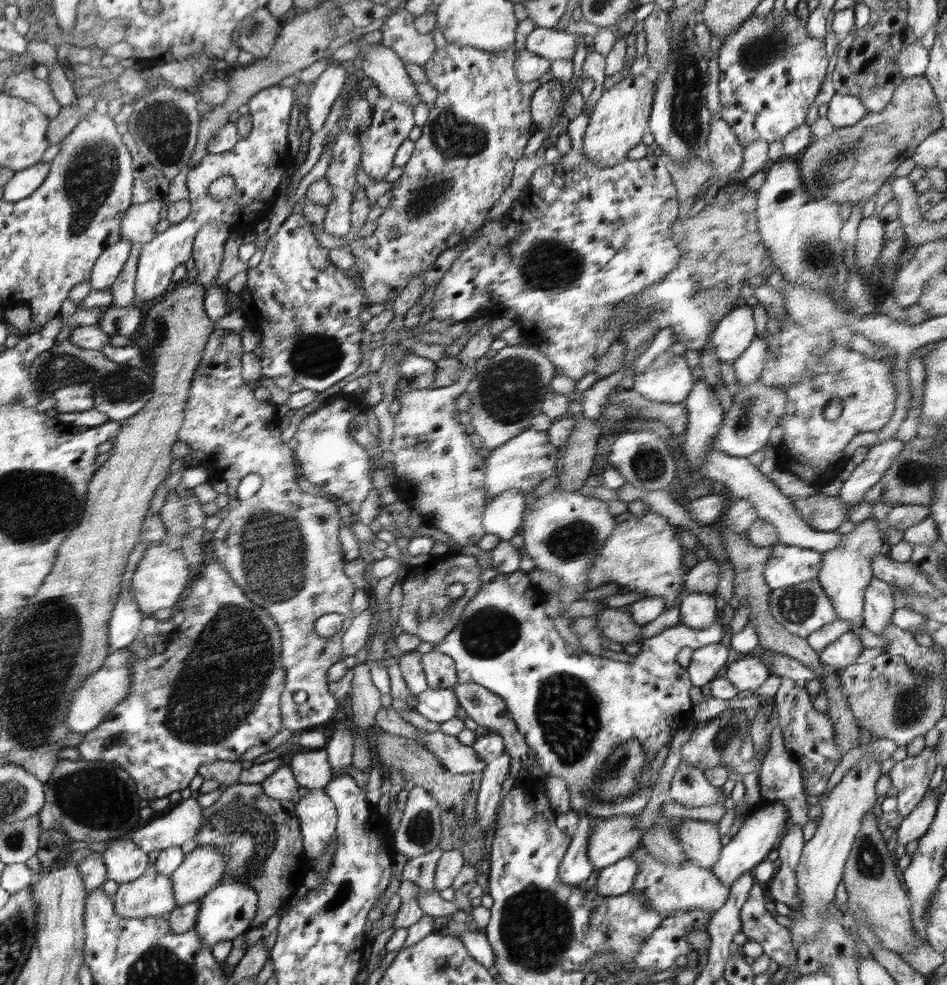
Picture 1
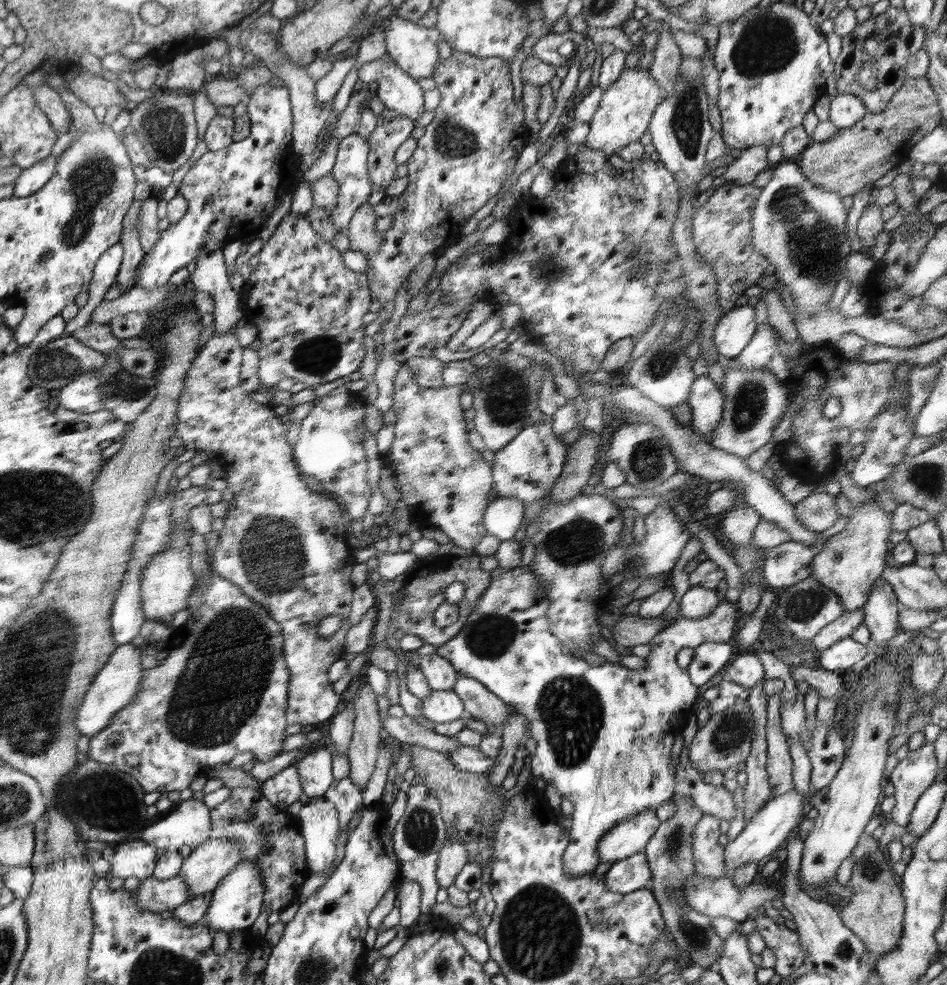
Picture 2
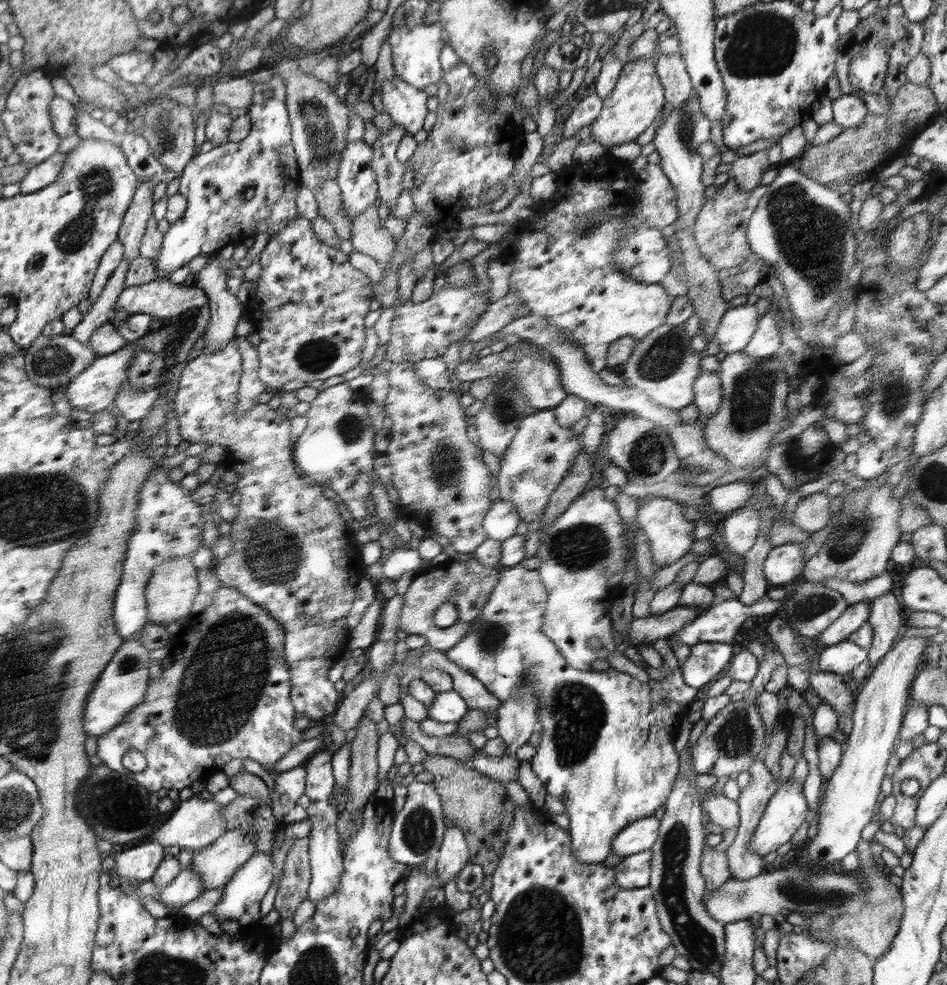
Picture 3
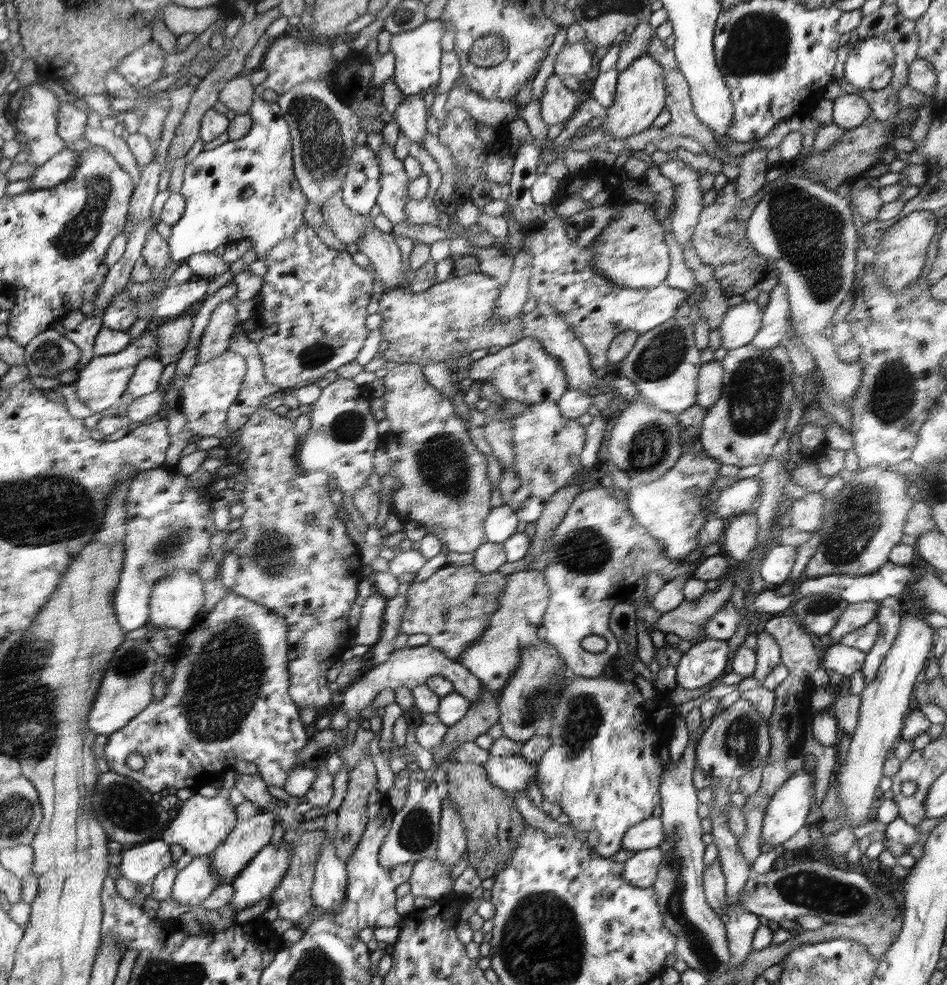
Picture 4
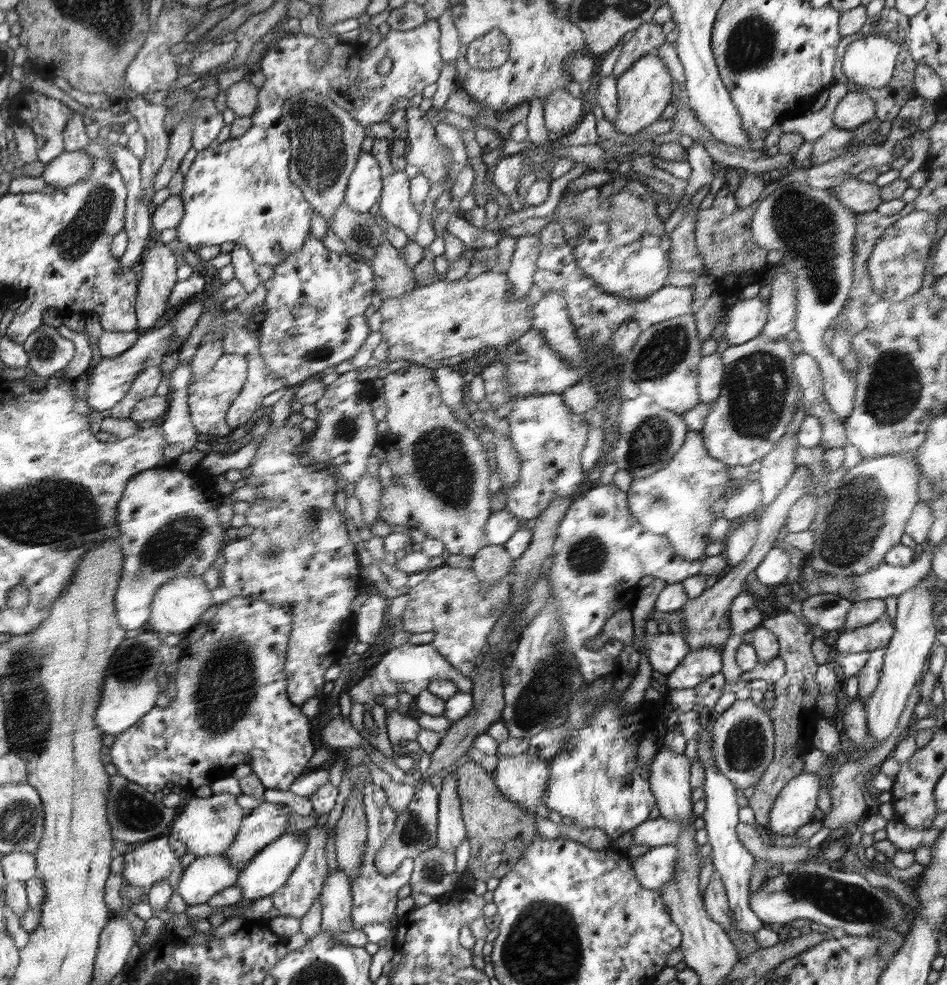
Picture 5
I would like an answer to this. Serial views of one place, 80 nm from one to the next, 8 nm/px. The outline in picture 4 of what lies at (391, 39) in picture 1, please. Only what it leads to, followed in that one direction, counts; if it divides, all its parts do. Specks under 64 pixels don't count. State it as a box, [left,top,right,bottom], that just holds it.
[390,20,445,94]

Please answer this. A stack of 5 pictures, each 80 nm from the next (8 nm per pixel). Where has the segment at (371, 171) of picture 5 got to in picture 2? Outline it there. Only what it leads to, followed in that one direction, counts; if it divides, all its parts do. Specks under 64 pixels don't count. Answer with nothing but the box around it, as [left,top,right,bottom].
[329,134,374,232]

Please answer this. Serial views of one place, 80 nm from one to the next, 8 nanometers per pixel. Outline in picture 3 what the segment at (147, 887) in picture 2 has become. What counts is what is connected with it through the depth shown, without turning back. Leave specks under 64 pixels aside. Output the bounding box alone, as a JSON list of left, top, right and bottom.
[156,867,205,908]

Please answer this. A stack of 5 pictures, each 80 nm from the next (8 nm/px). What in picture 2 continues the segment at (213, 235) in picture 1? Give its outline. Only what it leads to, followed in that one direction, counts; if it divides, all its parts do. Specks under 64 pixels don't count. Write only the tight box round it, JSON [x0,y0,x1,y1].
[187,247,243,334]

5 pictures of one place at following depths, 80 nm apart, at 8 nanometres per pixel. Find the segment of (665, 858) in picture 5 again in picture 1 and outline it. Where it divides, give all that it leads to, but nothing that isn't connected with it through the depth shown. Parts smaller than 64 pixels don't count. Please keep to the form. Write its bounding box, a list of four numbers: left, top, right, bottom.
[595,857,639,896]

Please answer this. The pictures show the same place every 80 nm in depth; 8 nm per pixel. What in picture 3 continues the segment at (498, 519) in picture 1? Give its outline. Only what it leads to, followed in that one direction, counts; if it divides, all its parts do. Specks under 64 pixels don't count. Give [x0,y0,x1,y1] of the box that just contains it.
[482,502,521,542]

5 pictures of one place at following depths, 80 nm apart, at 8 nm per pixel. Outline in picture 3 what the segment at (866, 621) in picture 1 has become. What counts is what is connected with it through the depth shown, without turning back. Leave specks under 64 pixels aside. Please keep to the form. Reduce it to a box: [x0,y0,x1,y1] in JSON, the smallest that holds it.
[867,592,905,670]

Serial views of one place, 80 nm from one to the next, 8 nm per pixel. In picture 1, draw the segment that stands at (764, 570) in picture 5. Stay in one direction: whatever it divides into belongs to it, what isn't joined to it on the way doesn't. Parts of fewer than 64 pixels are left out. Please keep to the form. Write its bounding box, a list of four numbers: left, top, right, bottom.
[764,543,822,591]

